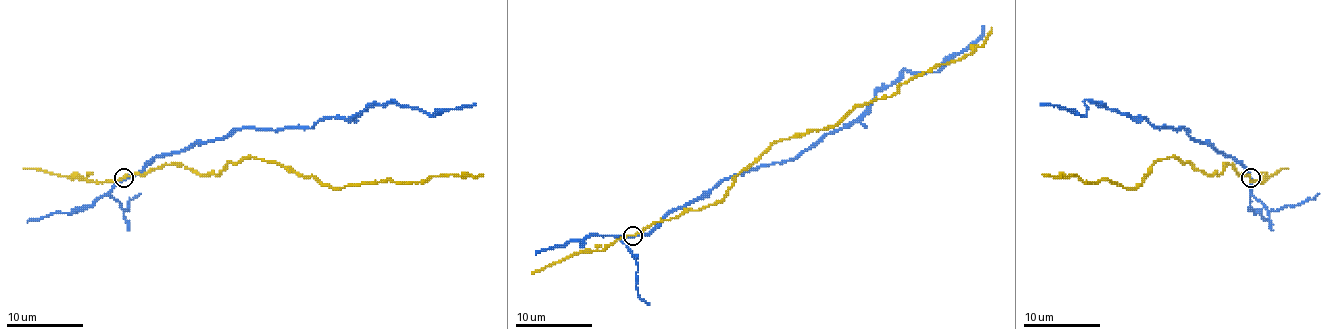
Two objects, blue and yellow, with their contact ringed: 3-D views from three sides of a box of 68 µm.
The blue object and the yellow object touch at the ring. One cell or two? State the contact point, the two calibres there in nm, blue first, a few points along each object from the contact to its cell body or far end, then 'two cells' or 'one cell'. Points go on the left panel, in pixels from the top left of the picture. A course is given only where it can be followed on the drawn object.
place (124, 177); calibres 200 and 160 nm; course blue (123, 178), (156, 157), (237, 130), (312, 128), (394, 99), (433, 115), (475, 103); course yellow (123, 178), (169, 165), (219, 174), (229, 163), (256, 157), (316, 176), (333, 188), (483, 174); two cells

